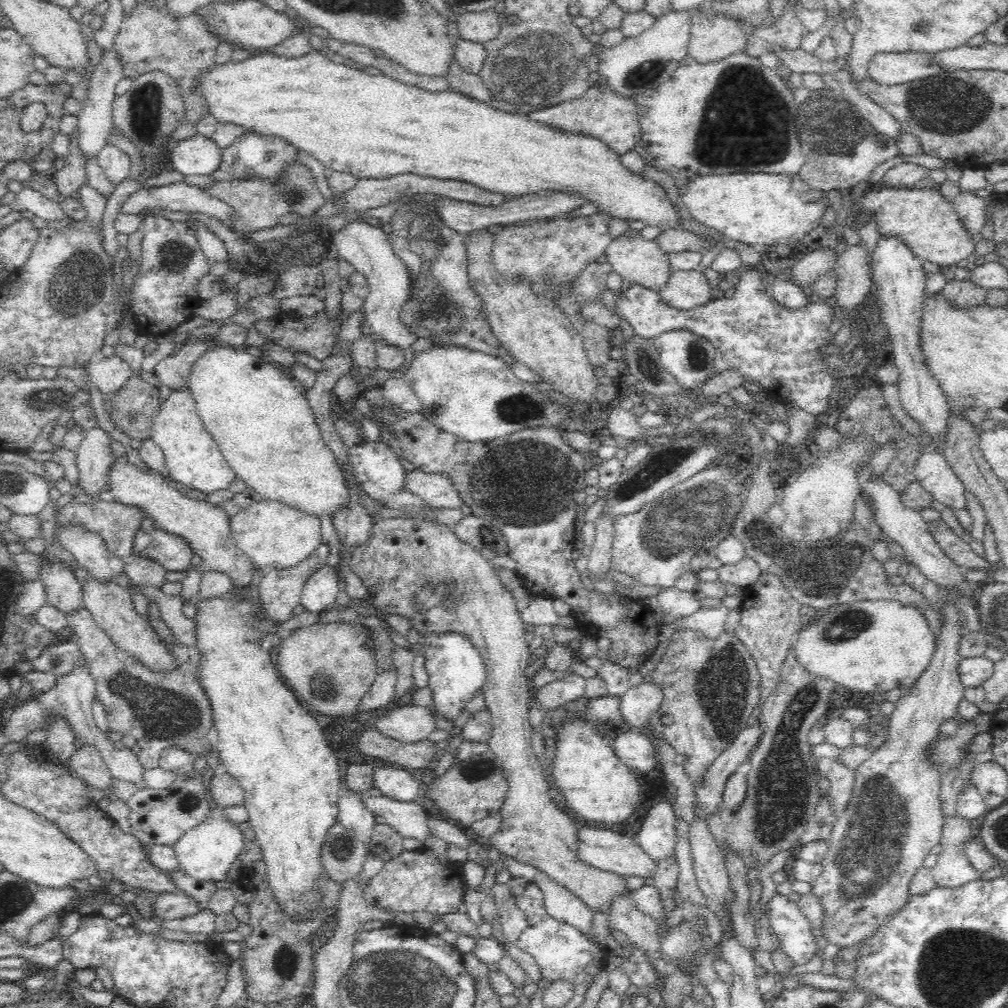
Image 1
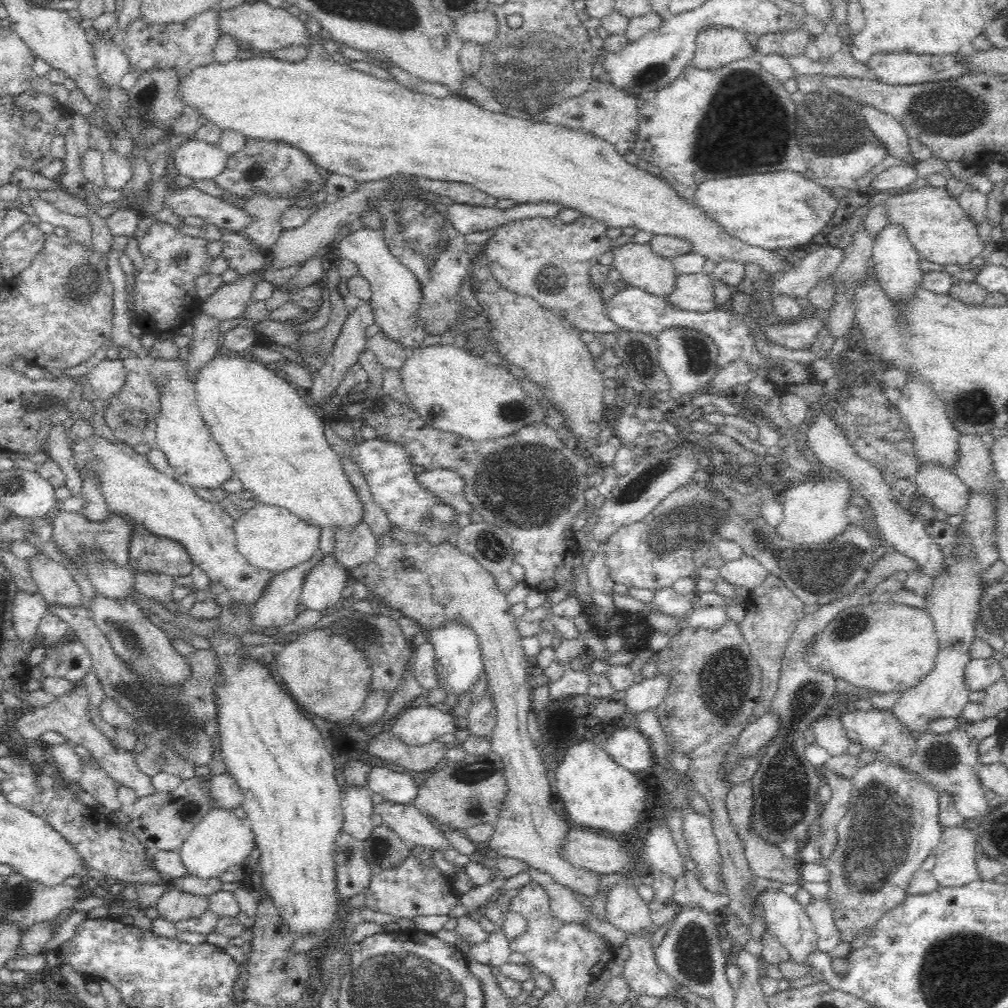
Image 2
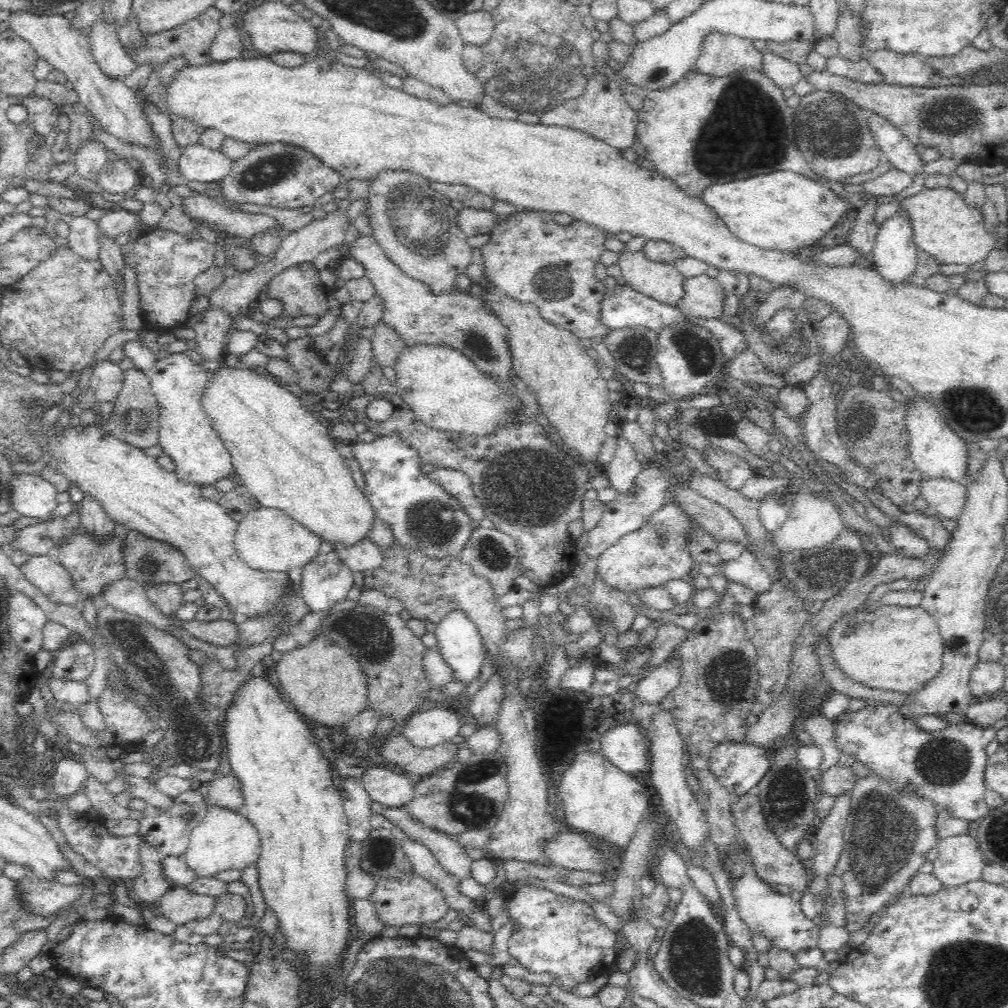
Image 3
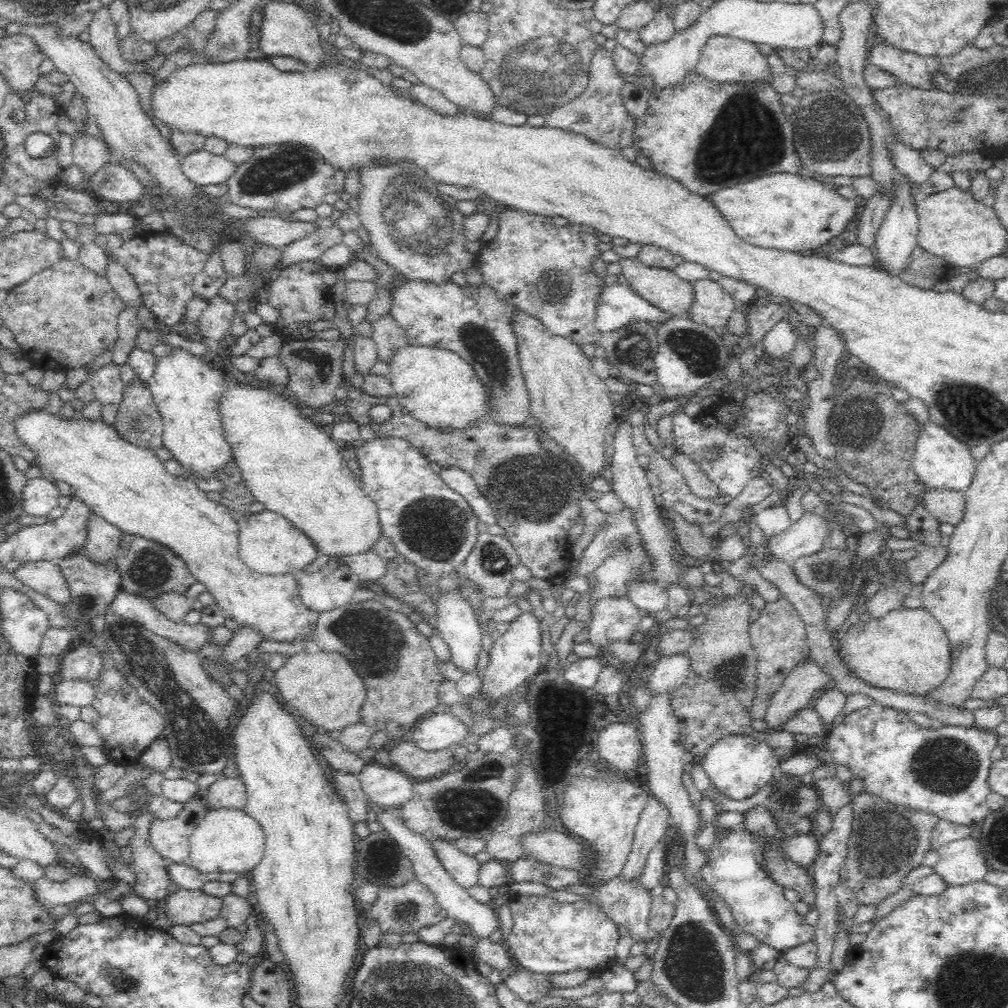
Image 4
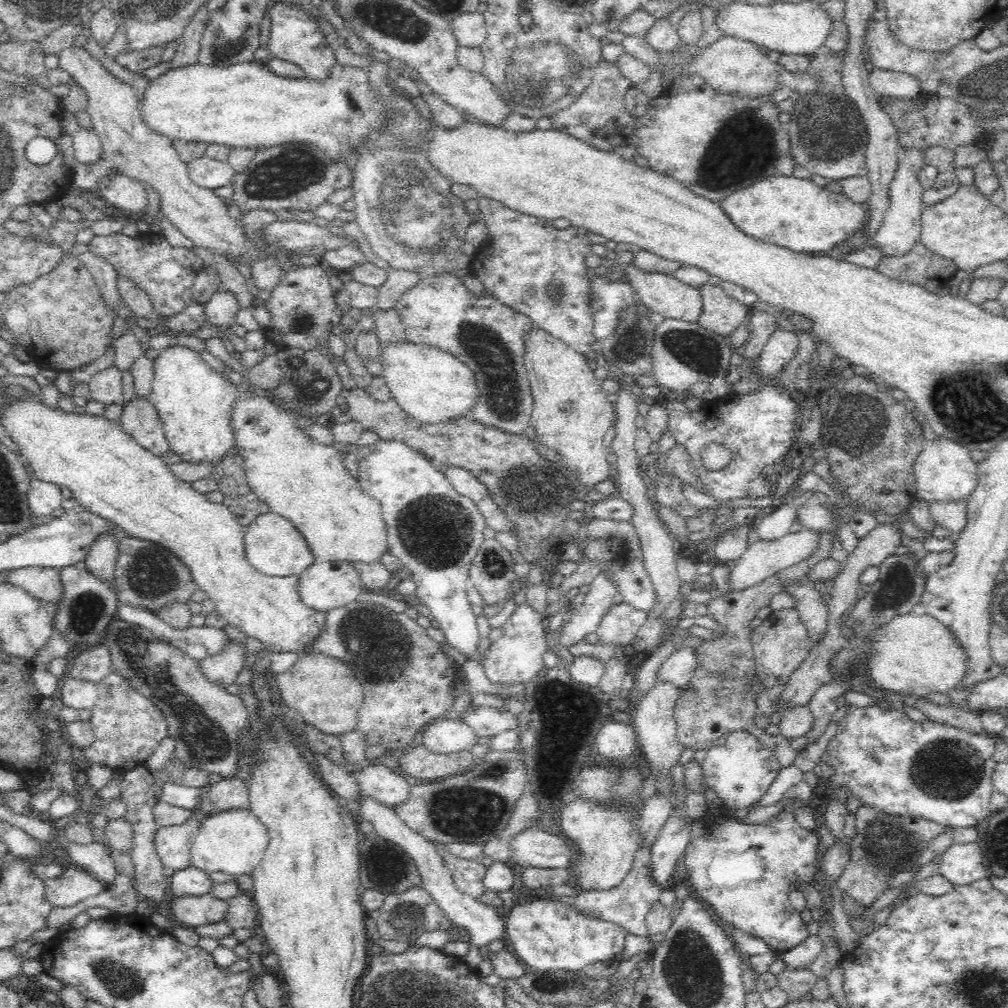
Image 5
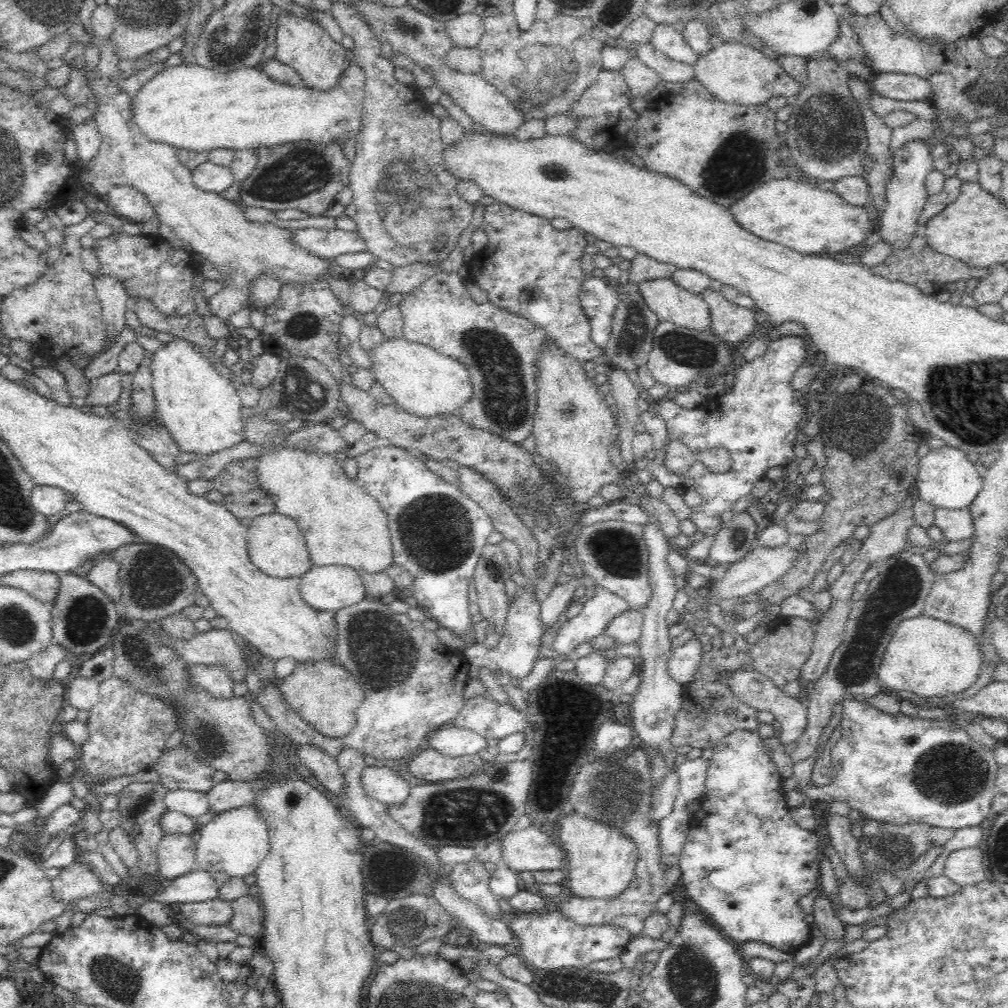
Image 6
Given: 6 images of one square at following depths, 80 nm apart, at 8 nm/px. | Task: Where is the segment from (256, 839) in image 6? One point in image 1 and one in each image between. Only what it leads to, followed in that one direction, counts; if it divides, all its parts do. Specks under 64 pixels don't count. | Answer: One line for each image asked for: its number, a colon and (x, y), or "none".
1: (205, 853)
2: (220, 840)
3: (225, 840)
4: (227, 840)
5: (234, 842)

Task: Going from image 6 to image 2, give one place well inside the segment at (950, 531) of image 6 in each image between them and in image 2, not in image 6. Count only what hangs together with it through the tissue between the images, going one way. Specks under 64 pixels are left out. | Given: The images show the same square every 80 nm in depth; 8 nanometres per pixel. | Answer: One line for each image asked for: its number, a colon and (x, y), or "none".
2: (943, 489)
3: (946, 499)
4: (948, 506)
5: (951, 514)

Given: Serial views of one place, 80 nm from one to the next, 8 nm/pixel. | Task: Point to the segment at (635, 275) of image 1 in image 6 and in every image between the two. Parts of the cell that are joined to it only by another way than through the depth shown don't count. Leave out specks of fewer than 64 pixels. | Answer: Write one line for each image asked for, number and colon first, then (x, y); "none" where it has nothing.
2: (639, 266)
3: (657, 279)
4: (661, 286)
5: (666, 297)
6: (671, 302)

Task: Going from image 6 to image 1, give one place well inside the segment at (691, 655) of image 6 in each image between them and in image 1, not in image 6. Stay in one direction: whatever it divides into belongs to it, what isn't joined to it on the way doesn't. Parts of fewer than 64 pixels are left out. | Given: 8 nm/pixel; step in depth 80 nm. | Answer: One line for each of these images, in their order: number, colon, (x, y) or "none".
1: (639, 702)
2: (646, 695)
3: (650, 689)
4: (670, 672)
5: (677, 669)

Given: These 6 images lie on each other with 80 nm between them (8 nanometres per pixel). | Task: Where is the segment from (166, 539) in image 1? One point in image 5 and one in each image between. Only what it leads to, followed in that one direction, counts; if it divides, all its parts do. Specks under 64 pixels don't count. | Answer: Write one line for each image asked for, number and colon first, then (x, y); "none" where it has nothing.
2: (149, 552)
3: (146, 560)
4: (147, 568)
5: (146, 574)

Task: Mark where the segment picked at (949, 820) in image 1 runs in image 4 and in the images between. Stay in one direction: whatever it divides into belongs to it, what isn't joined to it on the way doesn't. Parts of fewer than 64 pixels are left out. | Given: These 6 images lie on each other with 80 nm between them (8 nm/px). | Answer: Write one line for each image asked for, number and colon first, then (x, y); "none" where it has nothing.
2: (955, 865)
3: (958, 861)
4: (961, 861)

